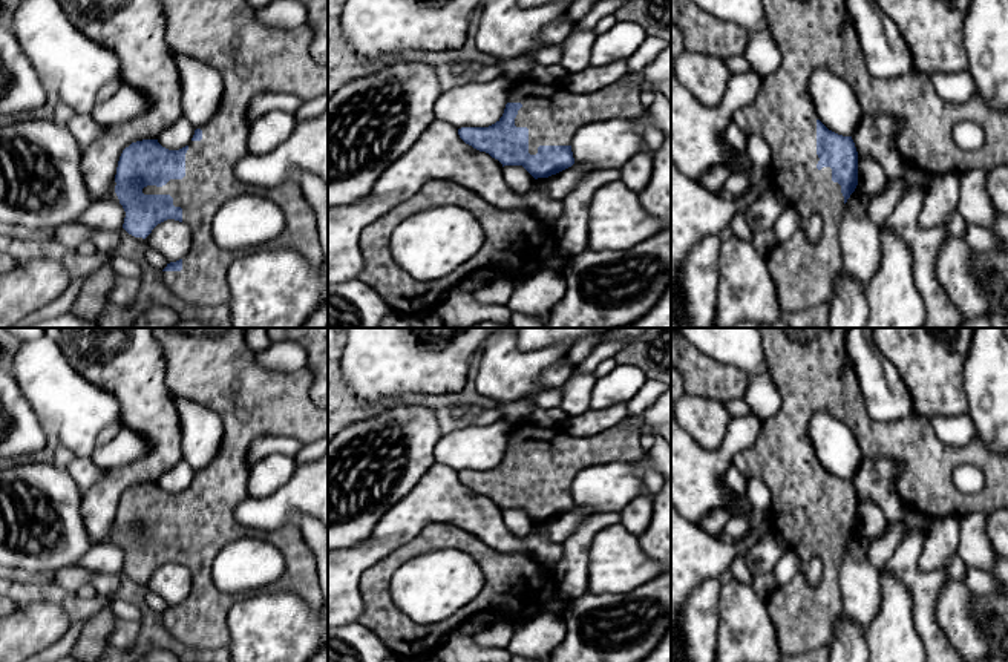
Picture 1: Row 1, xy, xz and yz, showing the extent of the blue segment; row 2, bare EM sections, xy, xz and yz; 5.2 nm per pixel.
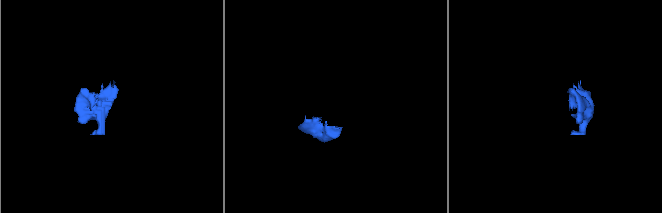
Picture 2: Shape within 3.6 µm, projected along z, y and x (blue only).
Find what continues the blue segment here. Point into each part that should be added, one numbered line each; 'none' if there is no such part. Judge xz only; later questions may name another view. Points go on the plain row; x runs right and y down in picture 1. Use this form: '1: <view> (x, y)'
1: xz (552, 457)

